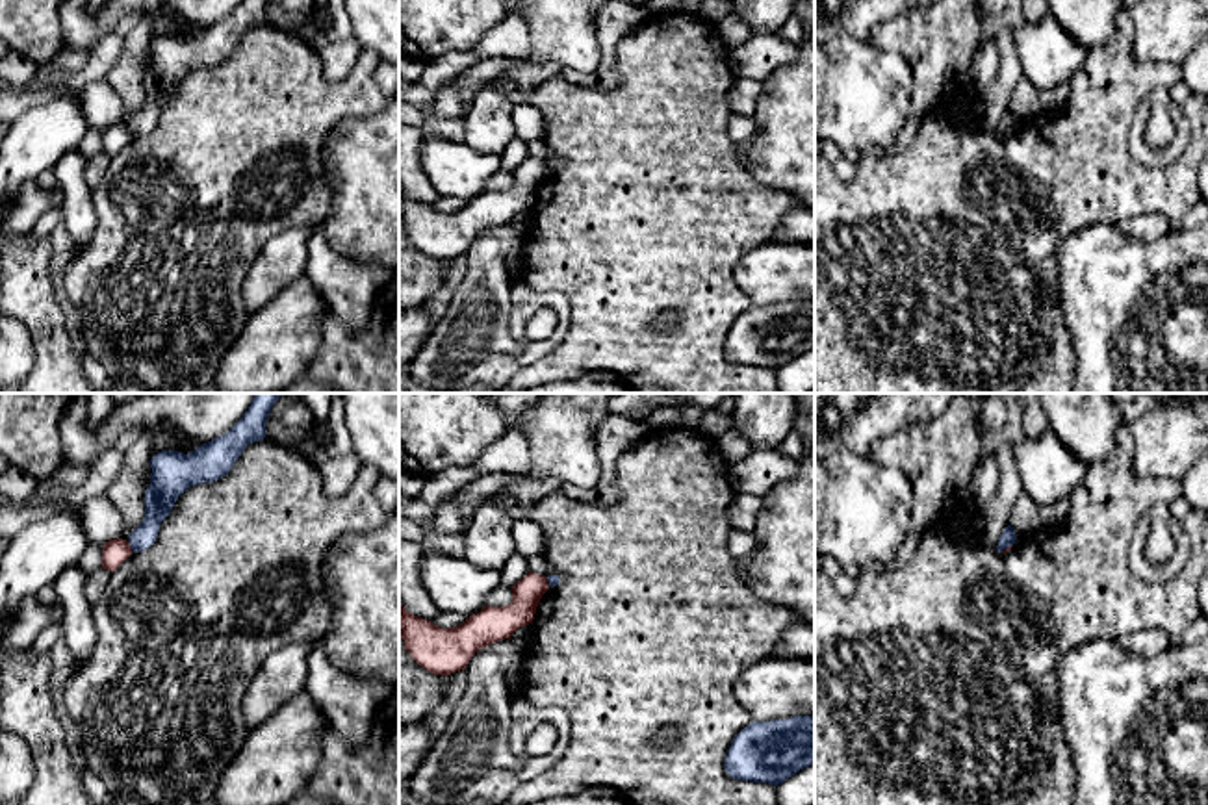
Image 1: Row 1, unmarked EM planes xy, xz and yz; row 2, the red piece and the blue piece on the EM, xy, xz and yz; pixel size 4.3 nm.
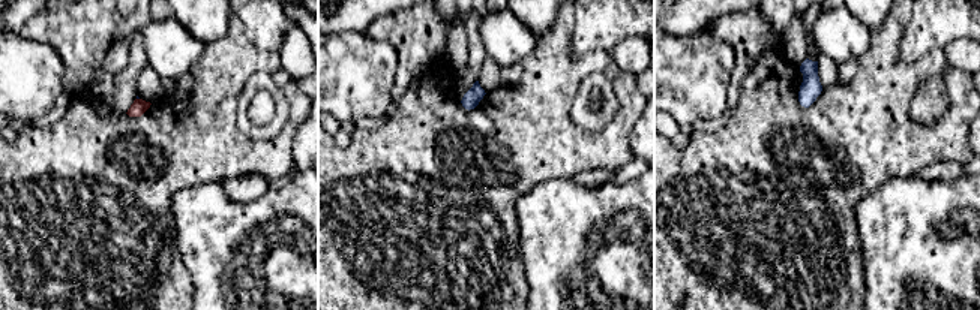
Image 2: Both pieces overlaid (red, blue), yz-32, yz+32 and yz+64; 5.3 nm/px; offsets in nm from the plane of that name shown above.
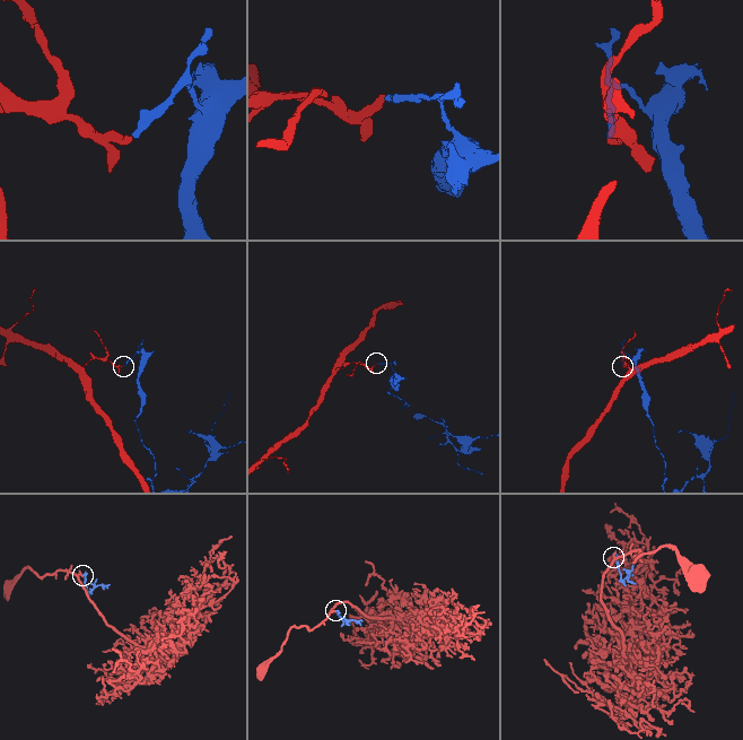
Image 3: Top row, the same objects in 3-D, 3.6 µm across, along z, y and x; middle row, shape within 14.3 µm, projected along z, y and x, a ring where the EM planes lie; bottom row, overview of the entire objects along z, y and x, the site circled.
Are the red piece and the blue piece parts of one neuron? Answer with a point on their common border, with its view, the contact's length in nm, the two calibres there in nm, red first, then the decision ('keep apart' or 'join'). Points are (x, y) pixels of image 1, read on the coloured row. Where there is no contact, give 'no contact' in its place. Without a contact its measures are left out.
xy (128, 546) | 60 nm | 110/140 nm | keep apart

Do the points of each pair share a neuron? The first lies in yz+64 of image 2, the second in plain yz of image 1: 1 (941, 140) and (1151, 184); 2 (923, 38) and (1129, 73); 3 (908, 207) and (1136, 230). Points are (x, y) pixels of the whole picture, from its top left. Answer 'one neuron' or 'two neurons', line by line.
1: one neuron
2: two neurons
3: two neurons

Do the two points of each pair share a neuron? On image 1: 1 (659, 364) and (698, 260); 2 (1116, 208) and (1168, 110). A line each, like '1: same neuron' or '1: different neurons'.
1: same neuron
2: different neurons

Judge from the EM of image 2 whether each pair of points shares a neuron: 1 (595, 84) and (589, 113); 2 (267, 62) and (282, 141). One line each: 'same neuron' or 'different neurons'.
1: same neuron
2: same neuron

